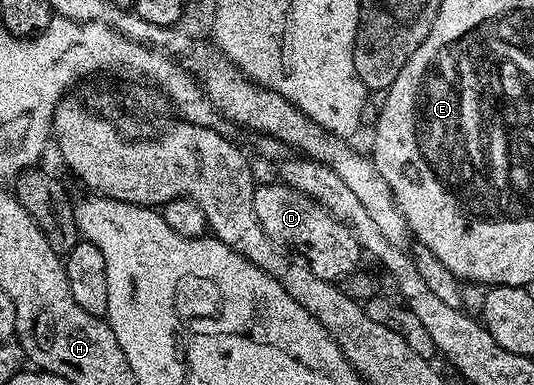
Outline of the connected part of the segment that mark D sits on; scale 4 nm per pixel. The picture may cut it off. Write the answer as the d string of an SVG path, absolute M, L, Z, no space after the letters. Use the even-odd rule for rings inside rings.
M273 182L254 188L254 208L264 233L283 248L303 255L316 277L342 281L359 270L361 263L358 262L364 259L364 252L354 234L304 193L292 189L284 182Z

